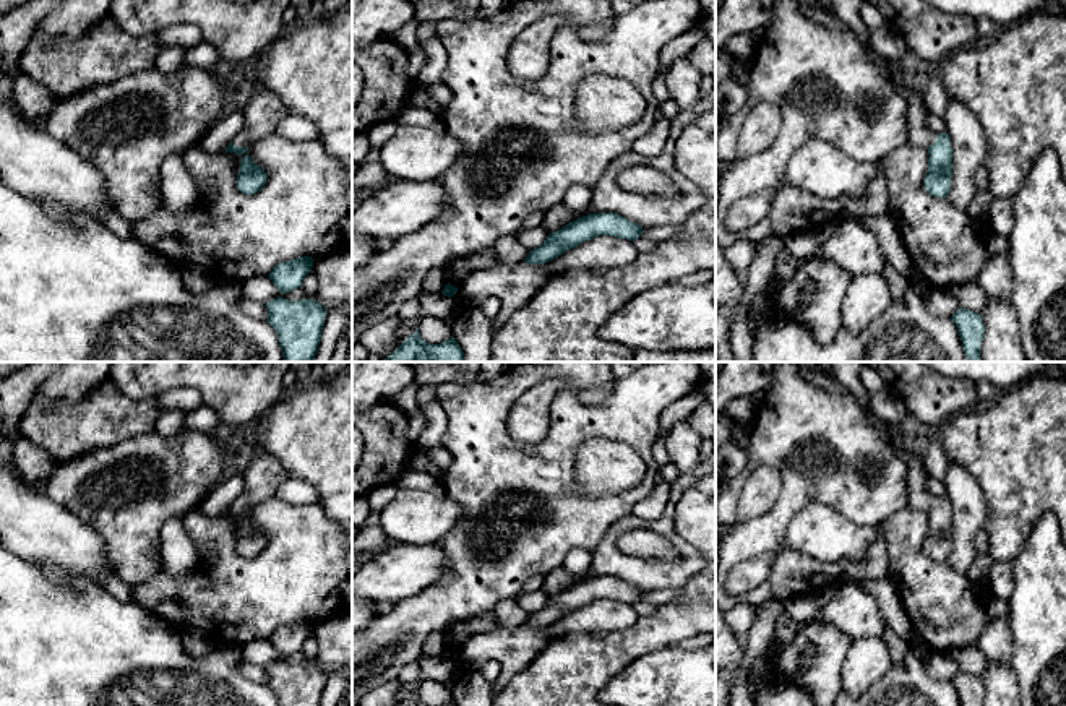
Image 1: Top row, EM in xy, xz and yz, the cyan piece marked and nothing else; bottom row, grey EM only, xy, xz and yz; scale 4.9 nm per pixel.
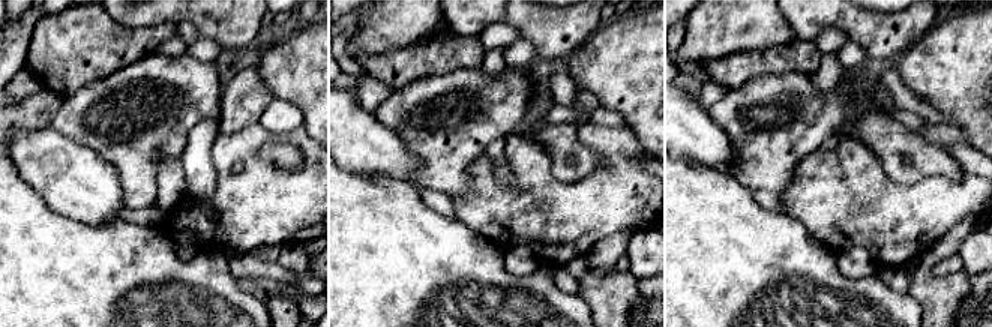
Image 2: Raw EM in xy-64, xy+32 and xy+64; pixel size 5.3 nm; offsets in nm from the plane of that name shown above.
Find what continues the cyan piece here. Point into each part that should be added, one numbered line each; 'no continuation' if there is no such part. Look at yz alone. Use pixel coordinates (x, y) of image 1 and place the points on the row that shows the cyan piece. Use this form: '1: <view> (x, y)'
1: yz (919, 135)

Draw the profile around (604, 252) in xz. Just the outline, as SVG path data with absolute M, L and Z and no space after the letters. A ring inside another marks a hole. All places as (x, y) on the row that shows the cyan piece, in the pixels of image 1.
M599 235L566 250L548 261L547 266L552 274L571 269L610 269L630 265L638 255L636 242L613 235Z

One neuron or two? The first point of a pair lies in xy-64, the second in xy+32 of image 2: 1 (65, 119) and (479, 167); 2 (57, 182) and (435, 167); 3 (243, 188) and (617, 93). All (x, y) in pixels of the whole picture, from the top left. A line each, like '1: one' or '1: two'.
1: two
2: two
3: two

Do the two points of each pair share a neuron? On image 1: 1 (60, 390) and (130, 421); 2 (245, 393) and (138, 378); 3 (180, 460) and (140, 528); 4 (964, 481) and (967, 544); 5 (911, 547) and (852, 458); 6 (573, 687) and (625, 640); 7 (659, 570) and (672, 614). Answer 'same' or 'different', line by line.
1: different
2: same
3: same
4: same
5: different
6: same
7: different

